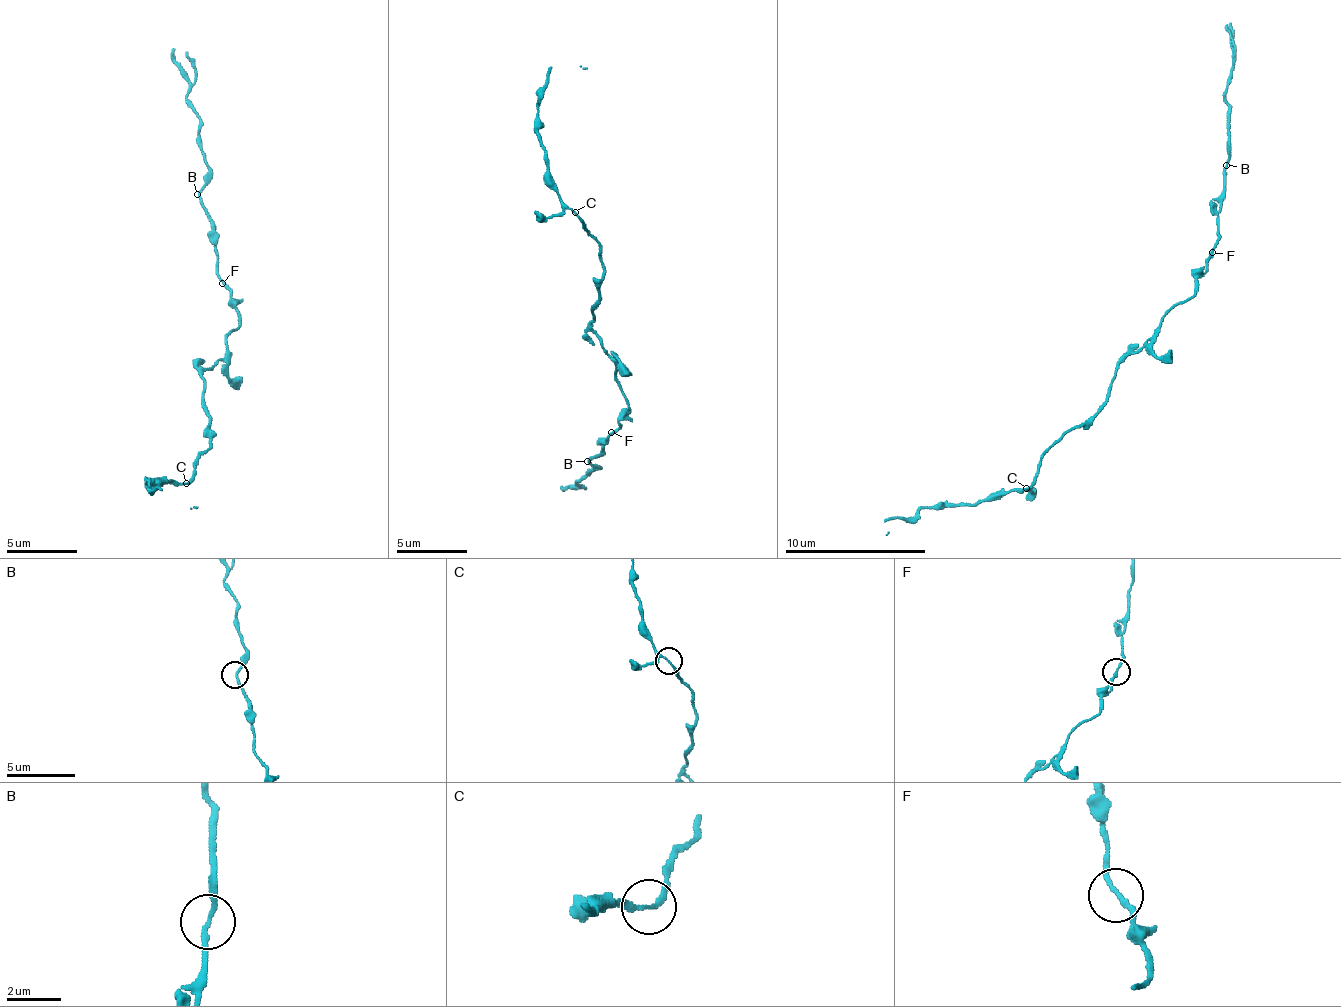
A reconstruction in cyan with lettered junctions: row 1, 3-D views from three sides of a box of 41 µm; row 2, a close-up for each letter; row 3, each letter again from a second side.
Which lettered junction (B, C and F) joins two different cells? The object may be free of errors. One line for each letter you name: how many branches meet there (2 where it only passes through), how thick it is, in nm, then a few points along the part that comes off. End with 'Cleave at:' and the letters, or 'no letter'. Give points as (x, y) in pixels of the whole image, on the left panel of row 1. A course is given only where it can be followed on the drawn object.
Cleave at: no letter

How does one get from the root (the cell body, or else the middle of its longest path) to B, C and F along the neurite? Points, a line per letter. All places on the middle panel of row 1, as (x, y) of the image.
B: (601, 347), (615, 363), (615, 380), (629, 404), (629, 409), (608, 437), (608, 445), (601, 453), (587, 461)
C: (601, 347), (594, 328), (594, 303), (604, 264), (601, 247), (576, 213)
F: (601, 347), (615, 363), (615, 380), (629, 404), (629, 409), (611, 432)

